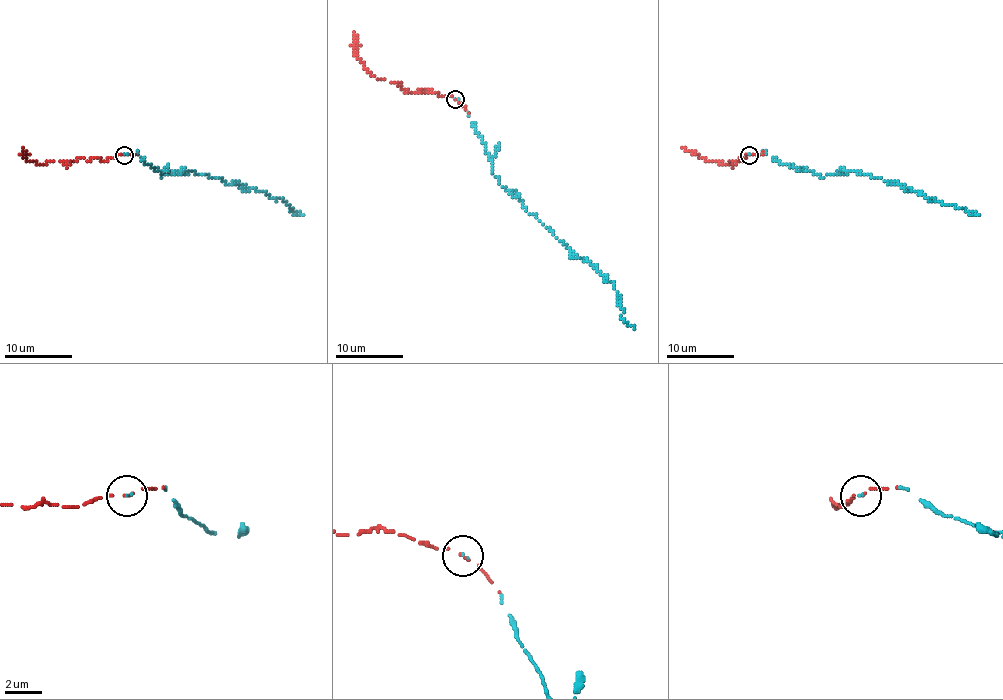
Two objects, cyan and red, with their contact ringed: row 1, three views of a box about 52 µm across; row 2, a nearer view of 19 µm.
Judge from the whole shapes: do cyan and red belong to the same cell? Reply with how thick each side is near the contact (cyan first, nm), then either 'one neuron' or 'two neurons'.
calibres 100 and 100 nm; two neurons

